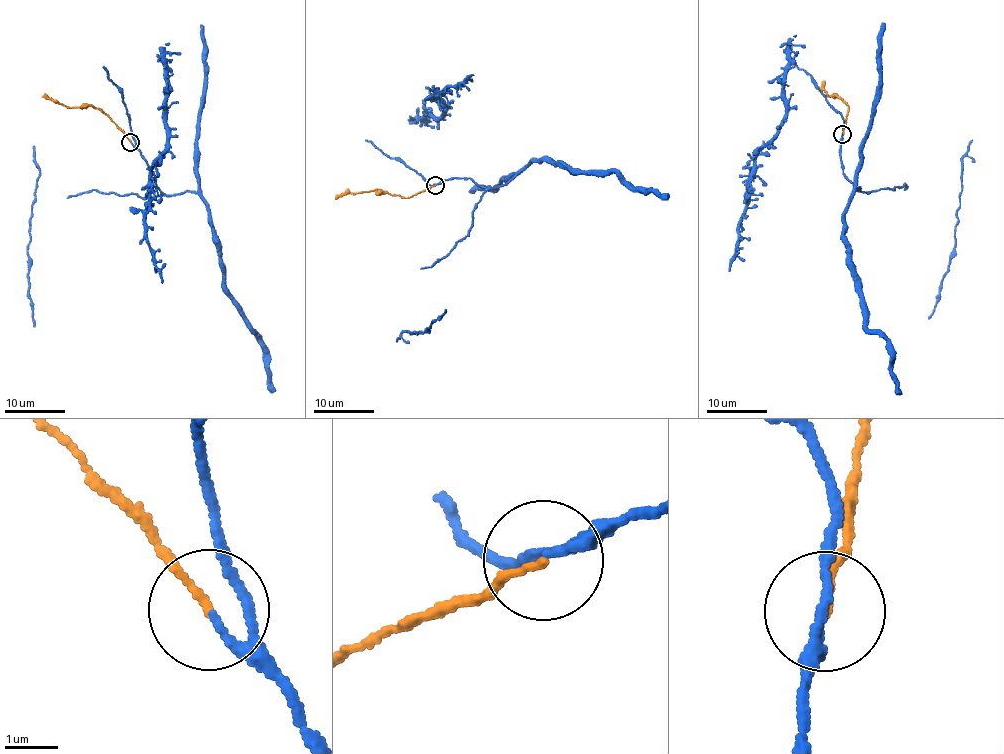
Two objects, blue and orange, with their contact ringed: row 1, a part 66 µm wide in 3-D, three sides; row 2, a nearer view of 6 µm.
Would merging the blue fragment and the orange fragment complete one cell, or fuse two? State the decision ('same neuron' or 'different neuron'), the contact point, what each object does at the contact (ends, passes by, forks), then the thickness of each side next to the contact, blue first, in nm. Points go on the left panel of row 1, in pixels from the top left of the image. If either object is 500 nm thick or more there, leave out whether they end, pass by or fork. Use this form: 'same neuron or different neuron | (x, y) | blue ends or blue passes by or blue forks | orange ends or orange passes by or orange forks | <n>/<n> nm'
same neuron | (130, 142) | blue passes by | orange ends | 110/130 nm

